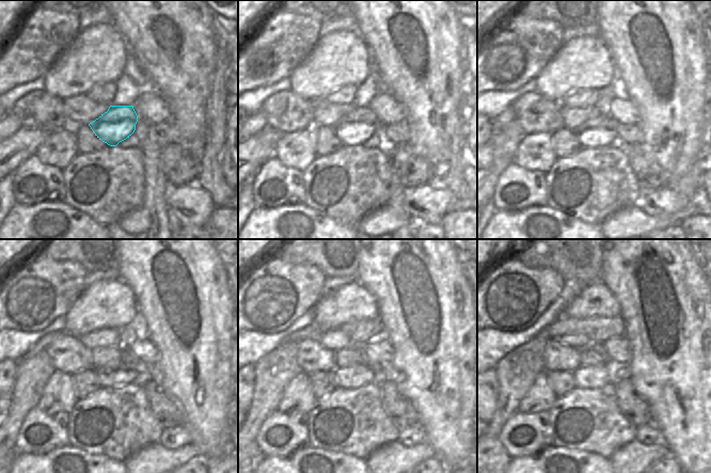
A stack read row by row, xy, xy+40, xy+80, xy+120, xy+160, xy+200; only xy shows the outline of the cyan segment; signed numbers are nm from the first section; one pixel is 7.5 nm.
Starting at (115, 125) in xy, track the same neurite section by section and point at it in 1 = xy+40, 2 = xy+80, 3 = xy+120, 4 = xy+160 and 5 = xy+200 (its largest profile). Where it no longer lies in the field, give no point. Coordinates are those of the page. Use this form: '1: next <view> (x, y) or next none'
1: next xy+40 (354, 128)
2: next xy+80 (600, 131)
3: next xy+120 (119, 373)
4: next xy+160 (350, 377)
5: next xy+200 (586, 377)

